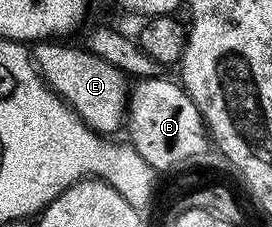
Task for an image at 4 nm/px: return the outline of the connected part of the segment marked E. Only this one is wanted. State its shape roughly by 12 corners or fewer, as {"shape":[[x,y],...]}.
{"shape":[[36,44],[40,77],[100,135],[124,128],[129,78],[101,55]]}

